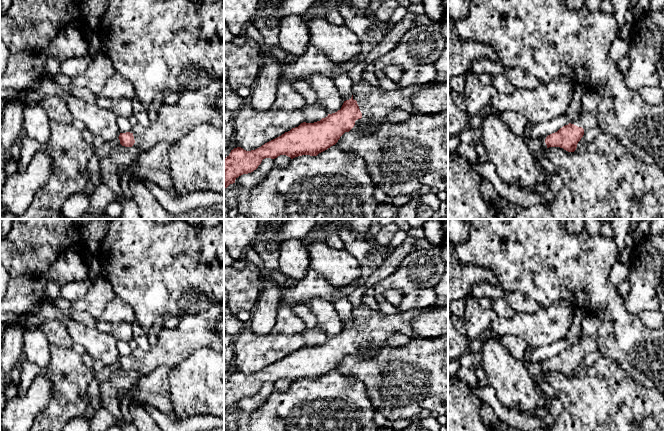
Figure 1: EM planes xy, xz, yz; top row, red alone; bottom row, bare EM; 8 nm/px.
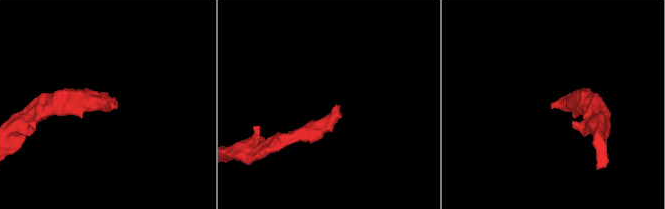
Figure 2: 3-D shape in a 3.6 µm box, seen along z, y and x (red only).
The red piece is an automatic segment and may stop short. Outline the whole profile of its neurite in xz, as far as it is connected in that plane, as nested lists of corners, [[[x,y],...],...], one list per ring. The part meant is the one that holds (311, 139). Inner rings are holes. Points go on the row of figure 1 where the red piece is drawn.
[[[362,79],[360,82],[353,84],[352,97],[349,100],[344,101],[341,109],[337,112],[328,114],[327,117],[322,118],[320,121],[314,123],[303,122],[298,127],[292,128],[290,131],[285,132],[281,136],[265,143],[255,150],[246,151],[241,147],[237,147],[231,150],[230,154],[226,158],[224,158],[224,187],[227,188],[230,184],[235,183],[235,180],[239,176],[251,173],[256,170],[261,164],[262,160],[265,158],[275,159],[280,155],[286,155],[291,159],[302,155],[317,156],[319,153],[335,145],[345,132],[374,132],[382,122],[386,121],[388,113],[392,110],[400,109],[409,112],[411,115],[418,114],[415,108],[412,107],[411,97],[421,88],[427,86],[430,86],[430,84],[426,84],[420,87],[398,87],[395,90],[387,91],[382,89],[381,87],[375,87],[371,85],[367,80]]]

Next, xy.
[[[221,81],[182,92],[176,105],[162,102],[157,119],[149,126],[137,124],[129,132],[120,133],[120,144],[147,152],[162,142],[174,144],[200,124],[224,128],[224,118],[216,108],[216,100],[223,94]]]

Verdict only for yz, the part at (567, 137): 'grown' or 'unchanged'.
grown

